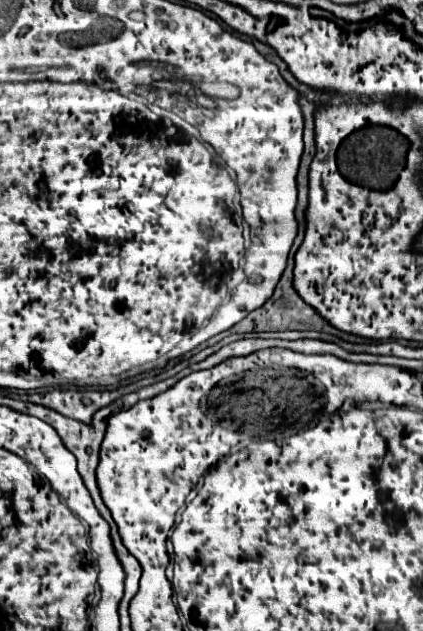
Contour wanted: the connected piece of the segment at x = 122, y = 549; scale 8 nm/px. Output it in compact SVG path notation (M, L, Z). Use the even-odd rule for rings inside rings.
M117 529L113 531L113 545L115 545L117 555L119 555L119 559L121 559L123 567L125 567L125 573L127 573L125 589L137 589L137 585L139 585L139 575L141 575L141 565L139 565L139 561L127 551L127 547L123 545Z

